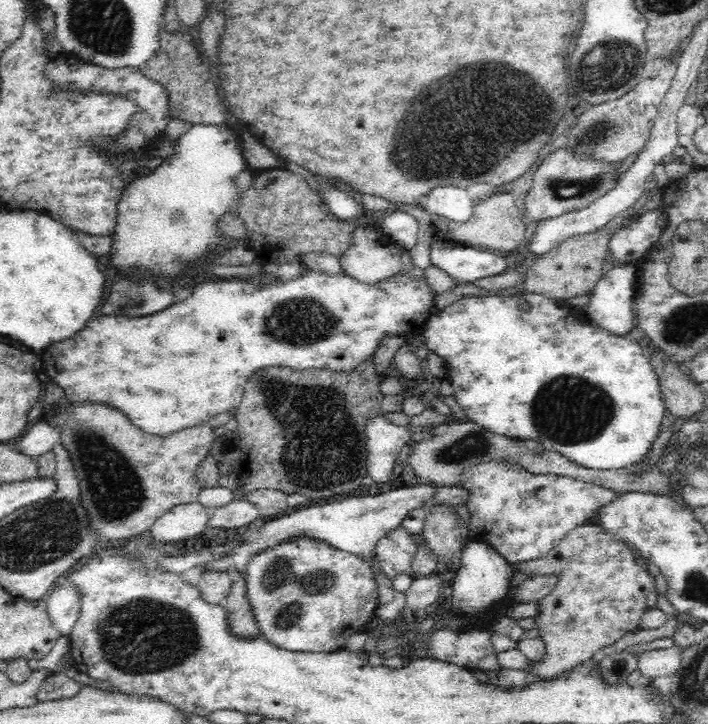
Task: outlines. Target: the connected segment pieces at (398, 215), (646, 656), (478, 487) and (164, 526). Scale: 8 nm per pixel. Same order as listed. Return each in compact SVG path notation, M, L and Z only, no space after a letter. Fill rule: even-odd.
M391 210L384 213L382 229L400 247L410 251L420 239L419 220L412 212Z
M672 646L638 653L637 669L646 680L668 677L681 664L680 653L680 650Z
M506 457L477 461L474 466L468 466L460 474L458 487L464 491L464 504L470 514L468 524L463 523L463 519L460 520L461 530L466 527L469 543L488 545L513 566L546 557L568 532L573 528L593 523L592 516L620 496L614 488L606 488L600 484L550 472L530 472L519 461L508 460Z
M200 503L179 504L160 515L149 528L148 536L158 544L184 542L196 538L208 522L206 508Z

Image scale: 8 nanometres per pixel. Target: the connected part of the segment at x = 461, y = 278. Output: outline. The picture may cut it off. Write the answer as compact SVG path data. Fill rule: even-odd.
M448 243L433 244L431 264L445 270L458 282L474 282L478 279L498 276L506 268L506 257L472 248L462 249Z

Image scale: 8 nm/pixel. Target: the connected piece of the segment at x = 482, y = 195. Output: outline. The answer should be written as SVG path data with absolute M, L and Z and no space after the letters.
M476 184L466 190L454 186L438 186L426 195L427 214L438 215L454 222L466 222L472 214L473 204L480 204L489 197L490 184Z

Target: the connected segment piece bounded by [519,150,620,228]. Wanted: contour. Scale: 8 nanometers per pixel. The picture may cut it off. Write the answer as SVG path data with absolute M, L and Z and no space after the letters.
M562 150L555 152L537 168L530 191L521 196L524 208L519 212L520 222L526 228L530 224L542 223L546 219L555 219L590 206L596 198L600 198L617 184L614 177L619 166L620 164L604 165L598 161L573 158Z

